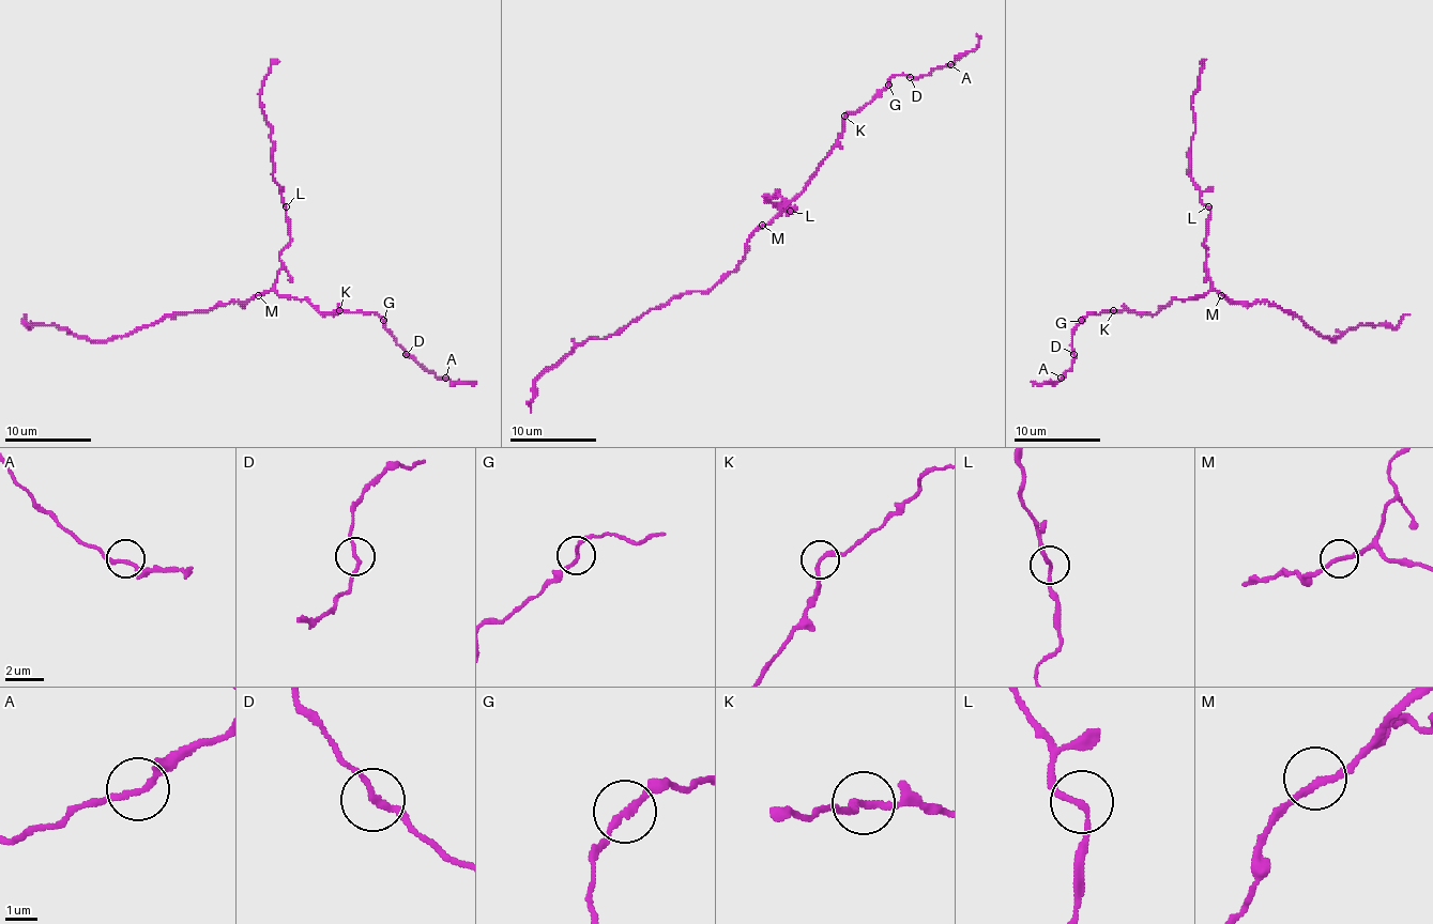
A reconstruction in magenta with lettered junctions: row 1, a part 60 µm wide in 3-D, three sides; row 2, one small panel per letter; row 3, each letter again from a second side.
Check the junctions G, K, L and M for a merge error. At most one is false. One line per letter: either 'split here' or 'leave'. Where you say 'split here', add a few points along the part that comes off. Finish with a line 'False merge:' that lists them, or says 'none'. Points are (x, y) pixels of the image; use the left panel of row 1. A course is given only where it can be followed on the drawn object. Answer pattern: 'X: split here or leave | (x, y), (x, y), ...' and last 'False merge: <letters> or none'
G: leave
K: leave
L: leave
M: leave
False merge: none

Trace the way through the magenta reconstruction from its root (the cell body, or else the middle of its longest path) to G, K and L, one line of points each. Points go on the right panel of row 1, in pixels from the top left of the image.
G: (1223, 295), (1208, 291), (1204, 295), (1174, 299), (1154, 314), (1111, 310), (1098, 314), (1092, 312), (1081, 321)
K: (1223, 295), (1208, 291), (1204, 295), (1174, 299), (1154, 314), (1113, 310)
L: (1223, 295), (1213, 287), (1204, 268), (1206, 221), (1210, 215), (1208, 206)

